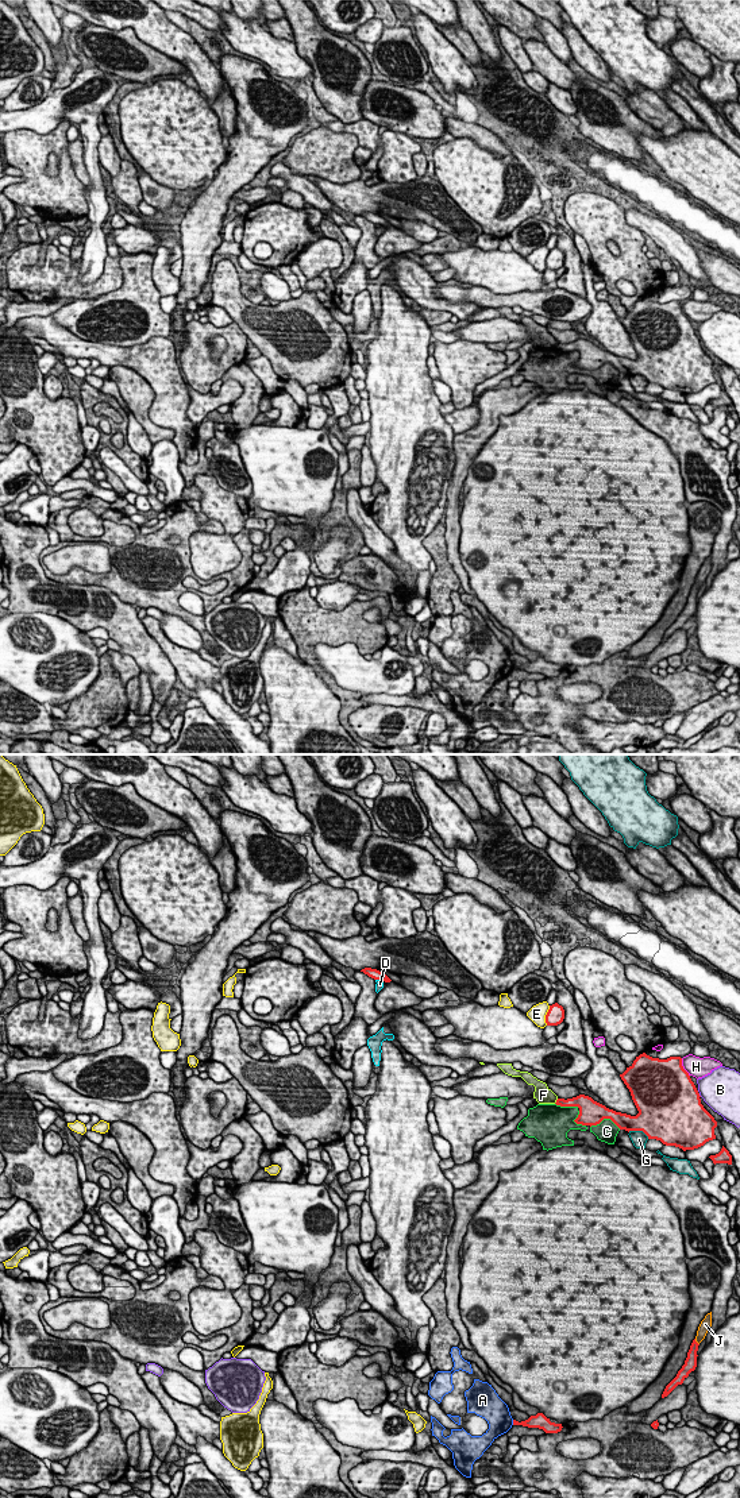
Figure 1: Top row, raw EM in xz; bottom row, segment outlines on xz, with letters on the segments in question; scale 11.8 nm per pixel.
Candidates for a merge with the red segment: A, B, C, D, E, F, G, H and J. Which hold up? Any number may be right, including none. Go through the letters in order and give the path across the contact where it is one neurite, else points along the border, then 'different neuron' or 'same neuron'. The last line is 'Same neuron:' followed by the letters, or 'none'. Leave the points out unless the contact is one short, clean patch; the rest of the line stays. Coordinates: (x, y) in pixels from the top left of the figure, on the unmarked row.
A: different neuron
B: different neuron
C: different neuron
D: different neuron
E: different neuron
F: border along xz (558, 343), (554, 347); different neuron
G: different neuron
H: different neuron
J: different neuron
Same neuron: none

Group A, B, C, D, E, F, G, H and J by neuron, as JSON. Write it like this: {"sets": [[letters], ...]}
{"sets": [["A"], ["B"], ["C"], ["D", "F"], ["E"], ["G"], ["H"], ["J"]]}

